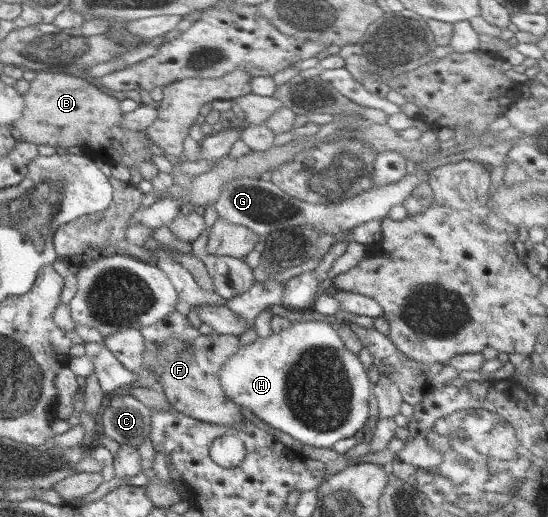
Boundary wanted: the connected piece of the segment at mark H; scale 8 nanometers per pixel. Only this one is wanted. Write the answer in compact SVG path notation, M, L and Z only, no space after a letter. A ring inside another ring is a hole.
M311 320L295 321L283 331L272 332L268 338L257 338L252 344L239 346L222 365L218 376L226 398L238 408L247 408L267 427L281 430L301 445L331 448L335 441L352 437L366 423L373 388L366 372L357 356L344 348L331 324Z

